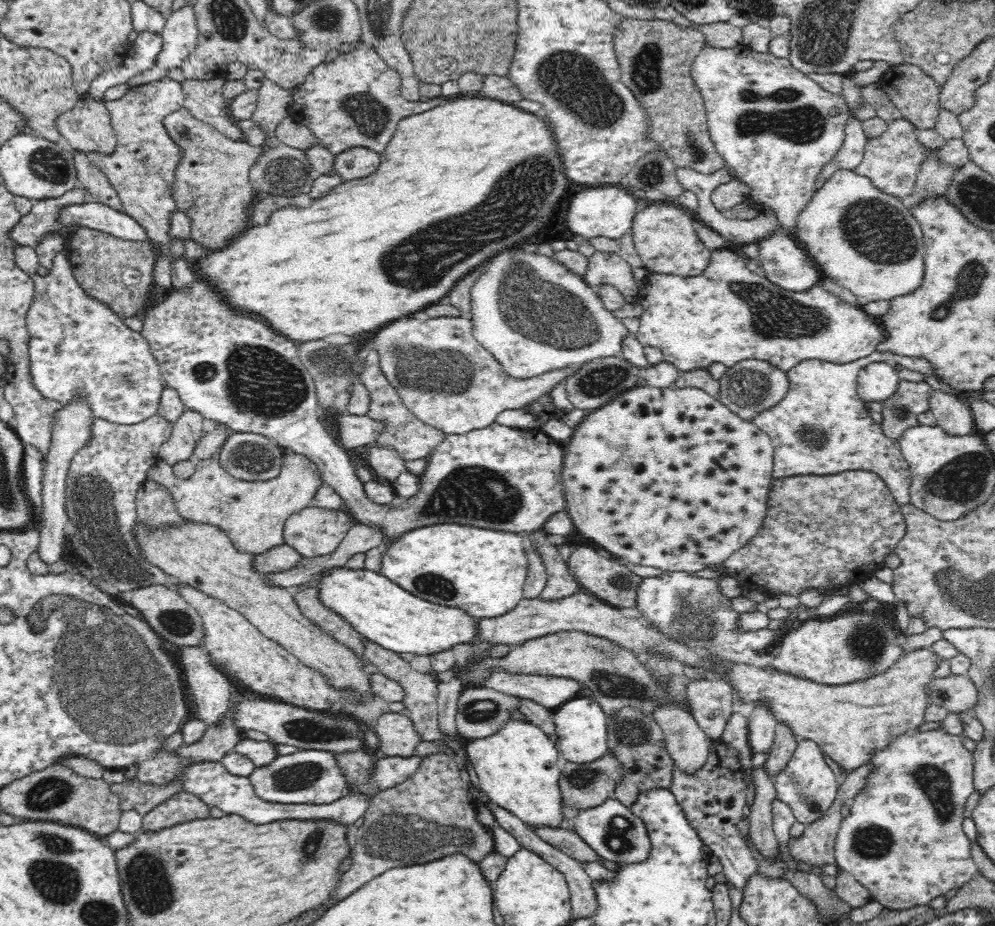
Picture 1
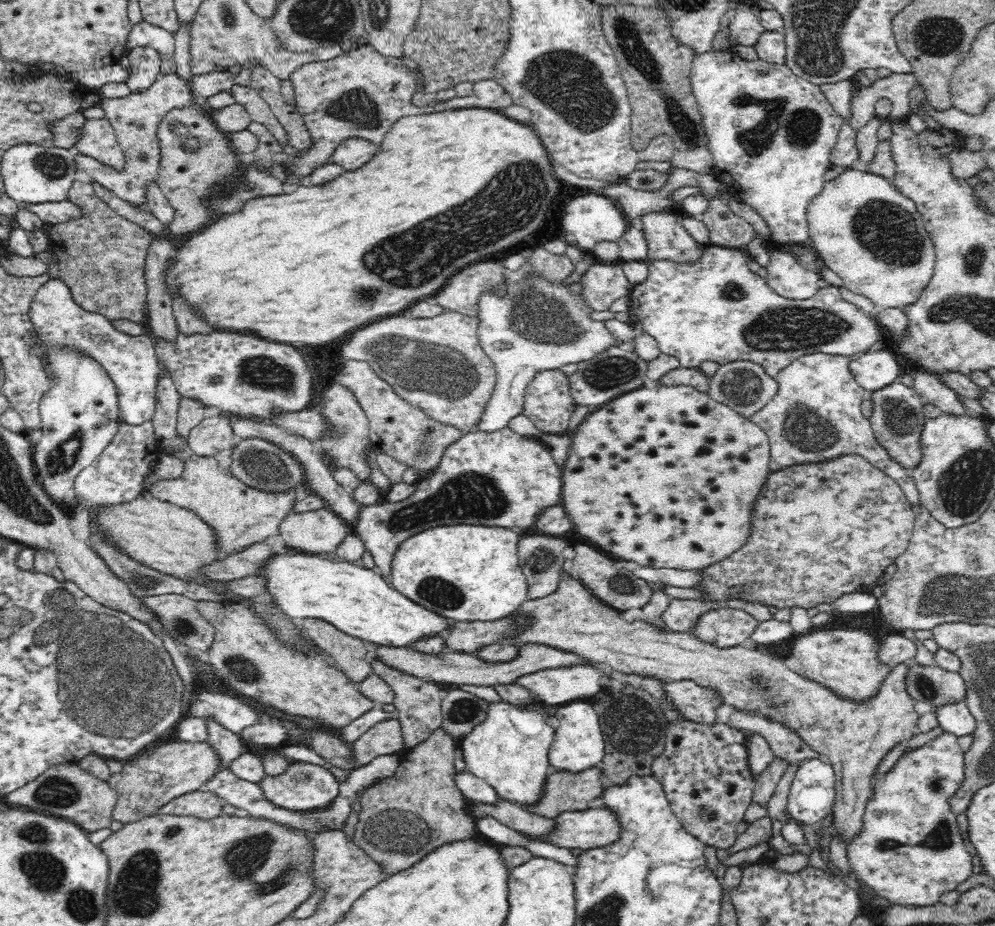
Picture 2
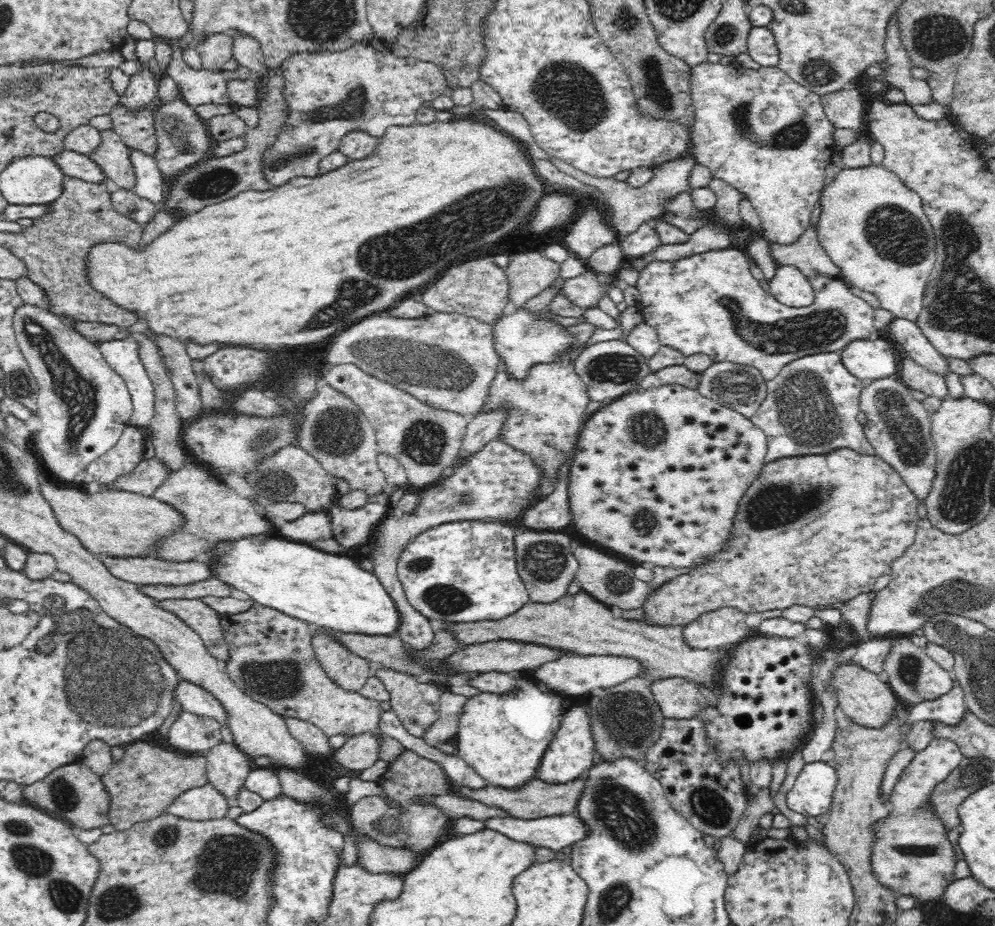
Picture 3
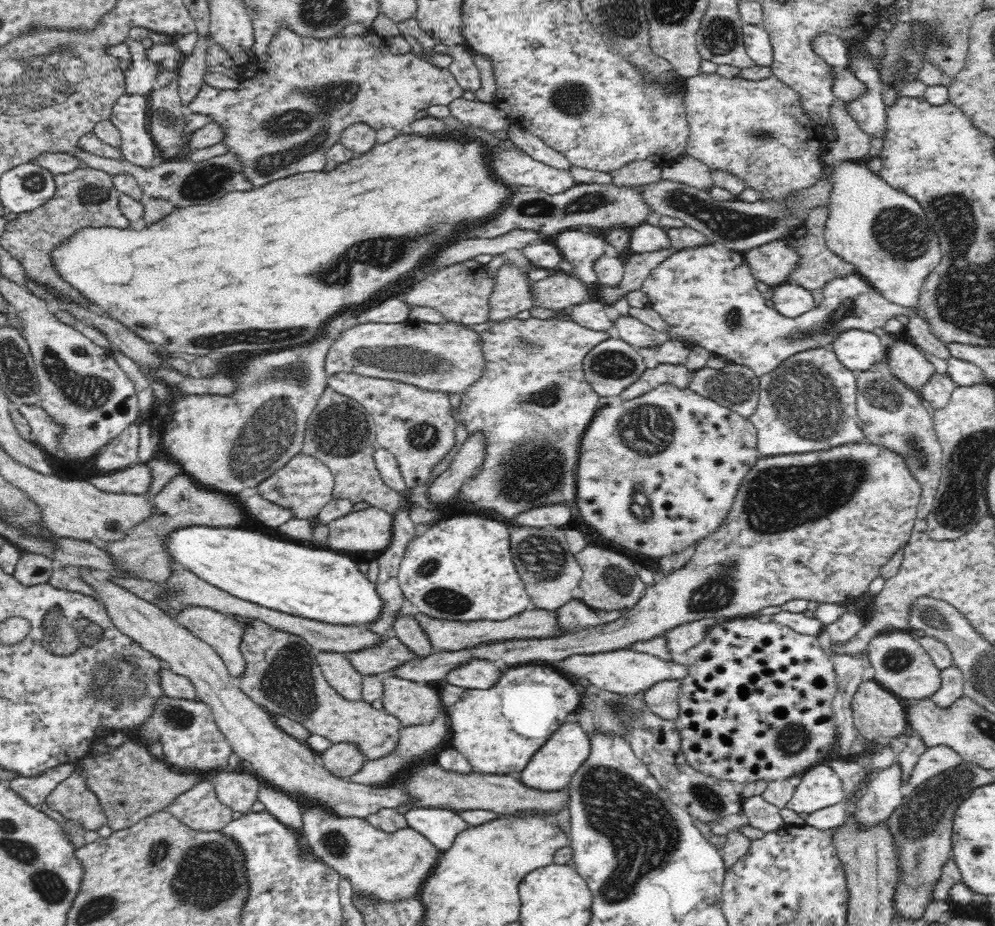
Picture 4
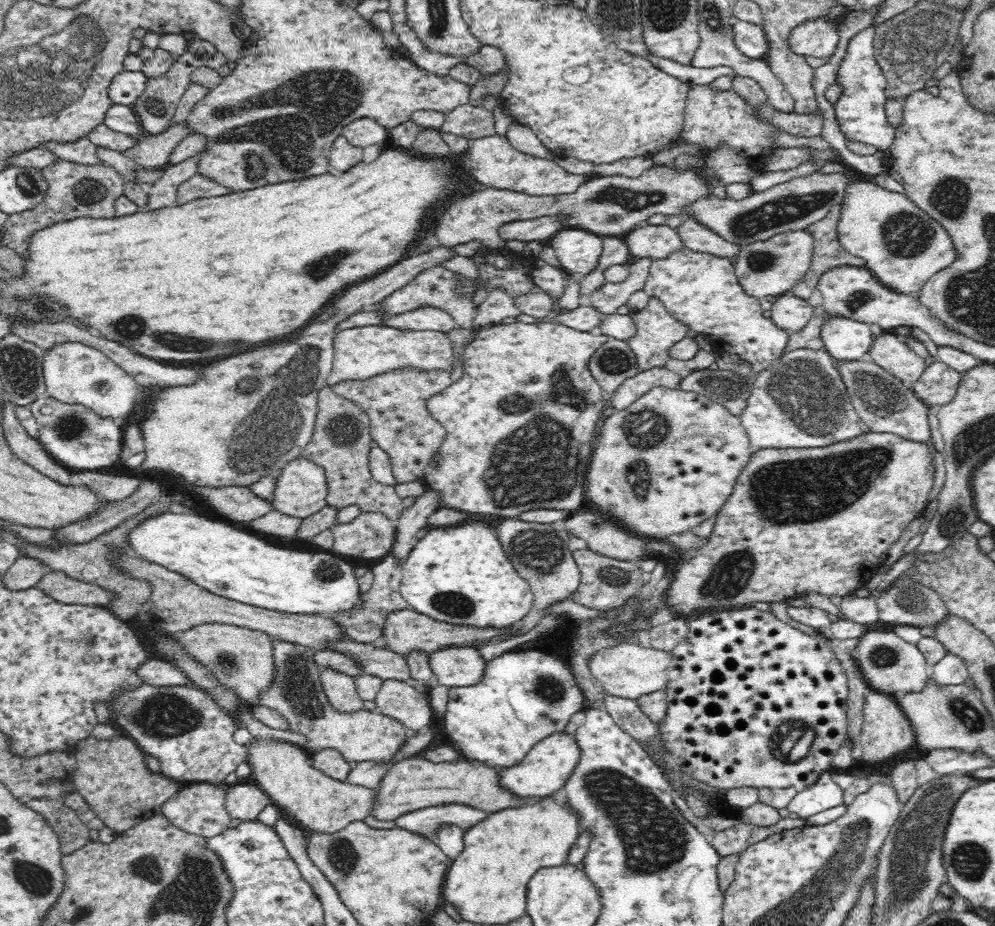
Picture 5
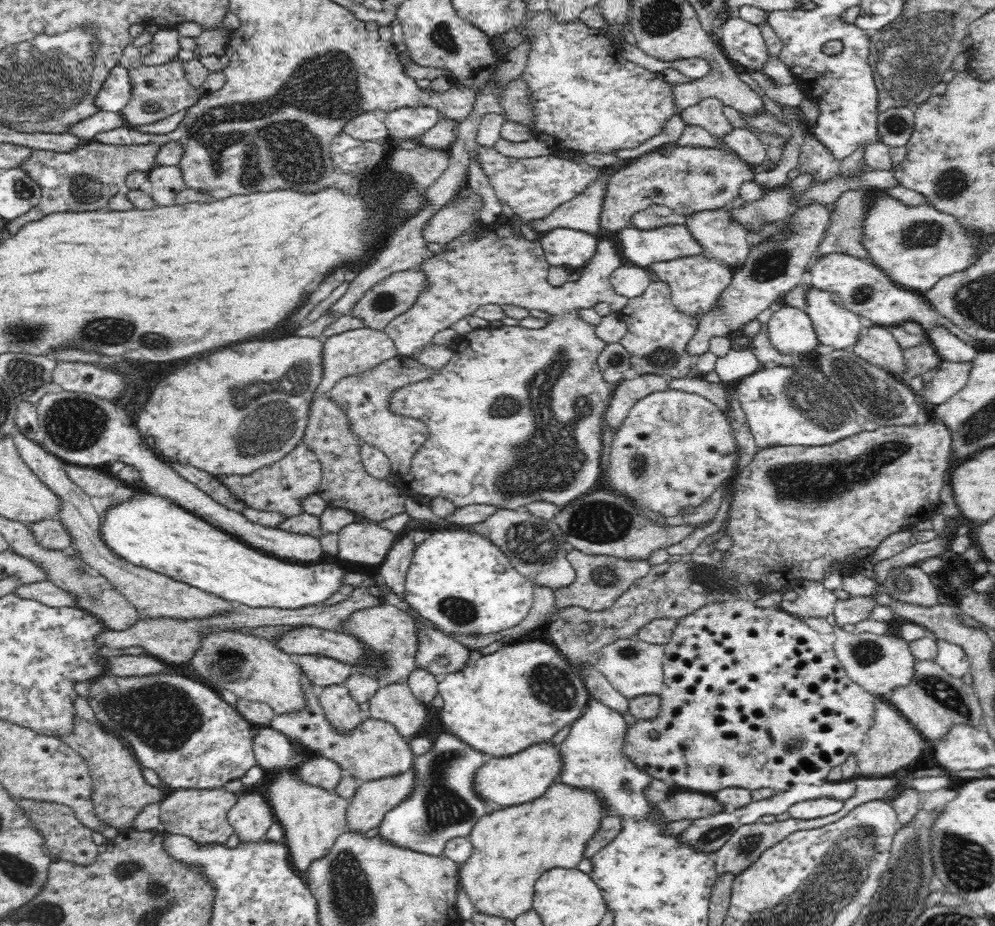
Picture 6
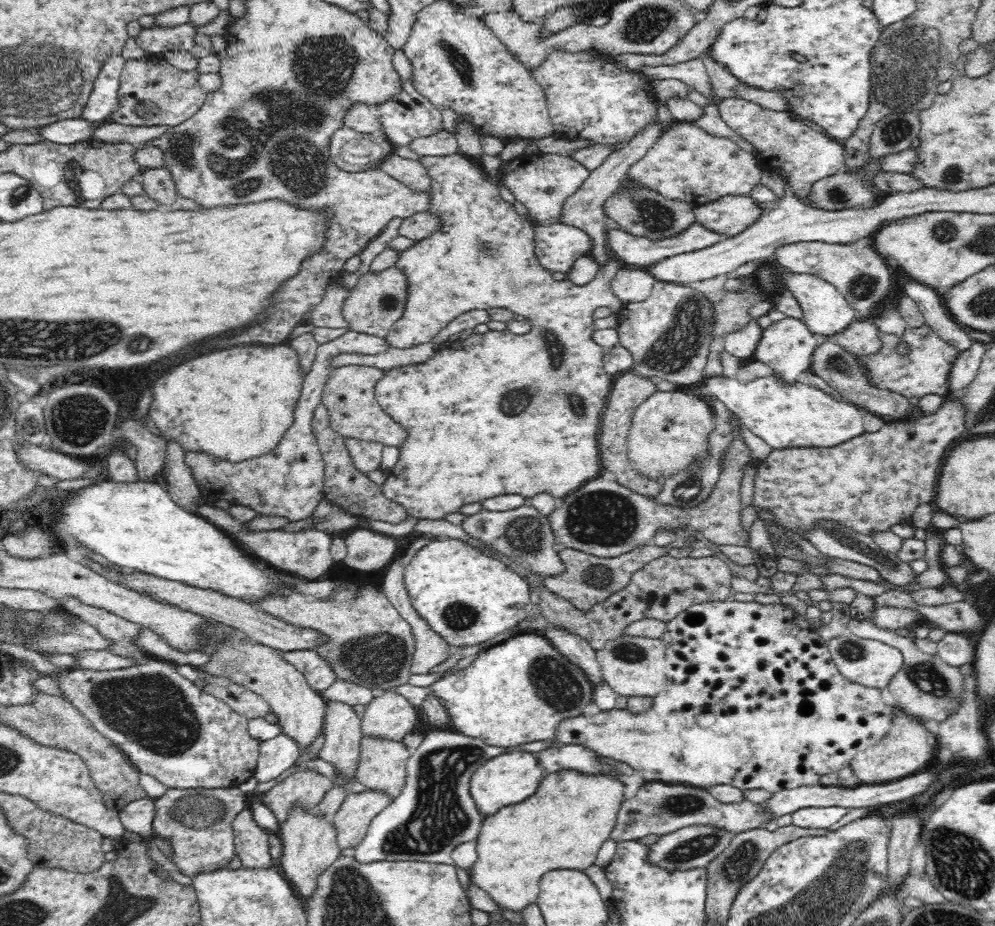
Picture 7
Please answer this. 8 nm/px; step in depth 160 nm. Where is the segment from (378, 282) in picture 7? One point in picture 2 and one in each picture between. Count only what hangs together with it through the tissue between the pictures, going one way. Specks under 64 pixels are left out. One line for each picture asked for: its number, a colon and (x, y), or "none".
2: (462, 293)
3: (478, 288)
4: (461, 292)
5: (435, 286)
6: (396, 294)

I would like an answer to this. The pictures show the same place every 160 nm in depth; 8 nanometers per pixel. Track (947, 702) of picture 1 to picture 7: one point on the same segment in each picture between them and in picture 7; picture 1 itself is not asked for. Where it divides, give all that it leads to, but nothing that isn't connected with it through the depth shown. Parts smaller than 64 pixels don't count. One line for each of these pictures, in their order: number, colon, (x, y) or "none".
2: (924, 683)
3: (914, 677)
4: (899, 663)
5: (889, 665)
6: (880, 663)
7: (869, 662)

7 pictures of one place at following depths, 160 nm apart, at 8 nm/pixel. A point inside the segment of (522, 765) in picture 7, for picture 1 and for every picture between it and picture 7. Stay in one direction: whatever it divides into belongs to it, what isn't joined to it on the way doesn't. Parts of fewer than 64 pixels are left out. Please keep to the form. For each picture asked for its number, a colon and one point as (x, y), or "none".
1: (580, 724)
2: (578, 744)
3: (568, 757)
4: (552, 766)
5: (546, 768)
6: (516, 779)

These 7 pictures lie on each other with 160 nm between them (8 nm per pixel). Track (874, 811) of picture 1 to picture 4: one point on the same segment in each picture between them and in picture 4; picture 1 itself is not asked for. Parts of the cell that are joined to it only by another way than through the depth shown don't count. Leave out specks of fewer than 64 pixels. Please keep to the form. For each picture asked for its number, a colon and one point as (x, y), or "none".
2: (911, 852)
3: (912, 855)
4: (938, 759)

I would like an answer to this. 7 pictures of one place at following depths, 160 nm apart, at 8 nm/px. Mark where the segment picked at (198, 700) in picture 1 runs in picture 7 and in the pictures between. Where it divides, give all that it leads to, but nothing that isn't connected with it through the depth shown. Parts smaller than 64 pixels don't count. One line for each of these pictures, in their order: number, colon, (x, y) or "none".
2: (228, 745)
3: (228, 767)
4: (239, 791)
5: (245, 801)
6: (251, 817)
7: (251, 845)

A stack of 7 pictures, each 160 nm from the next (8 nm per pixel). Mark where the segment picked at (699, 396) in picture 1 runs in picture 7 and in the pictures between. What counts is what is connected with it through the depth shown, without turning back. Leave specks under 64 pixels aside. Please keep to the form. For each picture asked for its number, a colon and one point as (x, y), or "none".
2: (666, 477)
3: (658, 474)
4: (685, 454)
5: (670, 460)
6: (675, 447)
7: (670, 429)

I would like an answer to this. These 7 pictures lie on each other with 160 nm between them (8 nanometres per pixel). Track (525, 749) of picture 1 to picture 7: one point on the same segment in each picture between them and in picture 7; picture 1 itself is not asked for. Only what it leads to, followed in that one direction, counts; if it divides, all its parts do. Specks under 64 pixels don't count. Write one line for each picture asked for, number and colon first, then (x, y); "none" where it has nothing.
2: (509, 749)
3: (502, 737)
4: (498, 729)
5: (525, 695)
6: (523, 692)
7: (516, 691)

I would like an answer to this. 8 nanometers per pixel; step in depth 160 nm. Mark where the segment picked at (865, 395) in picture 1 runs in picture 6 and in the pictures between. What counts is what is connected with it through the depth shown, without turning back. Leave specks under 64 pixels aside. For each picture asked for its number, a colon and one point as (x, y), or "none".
2: (873, 370)
3: (866, 359)
4: (858, 350)
5: (845, 339)
6: (834, 325)

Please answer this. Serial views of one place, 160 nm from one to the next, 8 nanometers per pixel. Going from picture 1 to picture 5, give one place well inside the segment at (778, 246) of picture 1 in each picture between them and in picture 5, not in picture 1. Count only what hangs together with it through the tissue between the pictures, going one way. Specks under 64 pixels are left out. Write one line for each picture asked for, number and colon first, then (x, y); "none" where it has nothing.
2: (792, 280)
3: (789, 286)
4: (790, 300)
5: (791, 314)

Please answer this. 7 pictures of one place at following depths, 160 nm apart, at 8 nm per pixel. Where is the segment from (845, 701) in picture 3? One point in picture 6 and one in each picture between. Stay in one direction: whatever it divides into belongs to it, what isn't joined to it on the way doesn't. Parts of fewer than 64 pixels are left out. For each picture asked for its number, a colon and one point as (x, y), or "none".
4: (877, 712)
5: (886, 732)
6: (892, 744)

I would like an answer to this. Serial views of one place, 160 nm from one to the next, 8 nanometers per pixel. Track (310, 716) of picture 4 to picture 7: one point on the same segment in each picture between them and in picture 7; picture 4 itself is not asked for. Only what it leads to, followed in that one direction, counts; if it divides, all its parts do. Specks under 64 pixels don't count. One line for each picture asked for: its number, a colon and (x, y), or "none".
5: (363, 736)
6: (374, 750)
7: (383, 763)

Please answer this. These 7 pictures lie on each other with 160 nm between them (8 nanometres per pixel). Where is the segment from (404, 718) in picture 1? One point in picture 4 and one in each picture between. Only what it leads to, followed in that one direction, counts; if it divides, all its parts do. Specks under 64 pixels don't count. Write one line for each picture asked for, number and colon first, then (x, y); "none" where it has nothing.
2: (384, 738)
3: (358, 753)
4: (342, 760)

